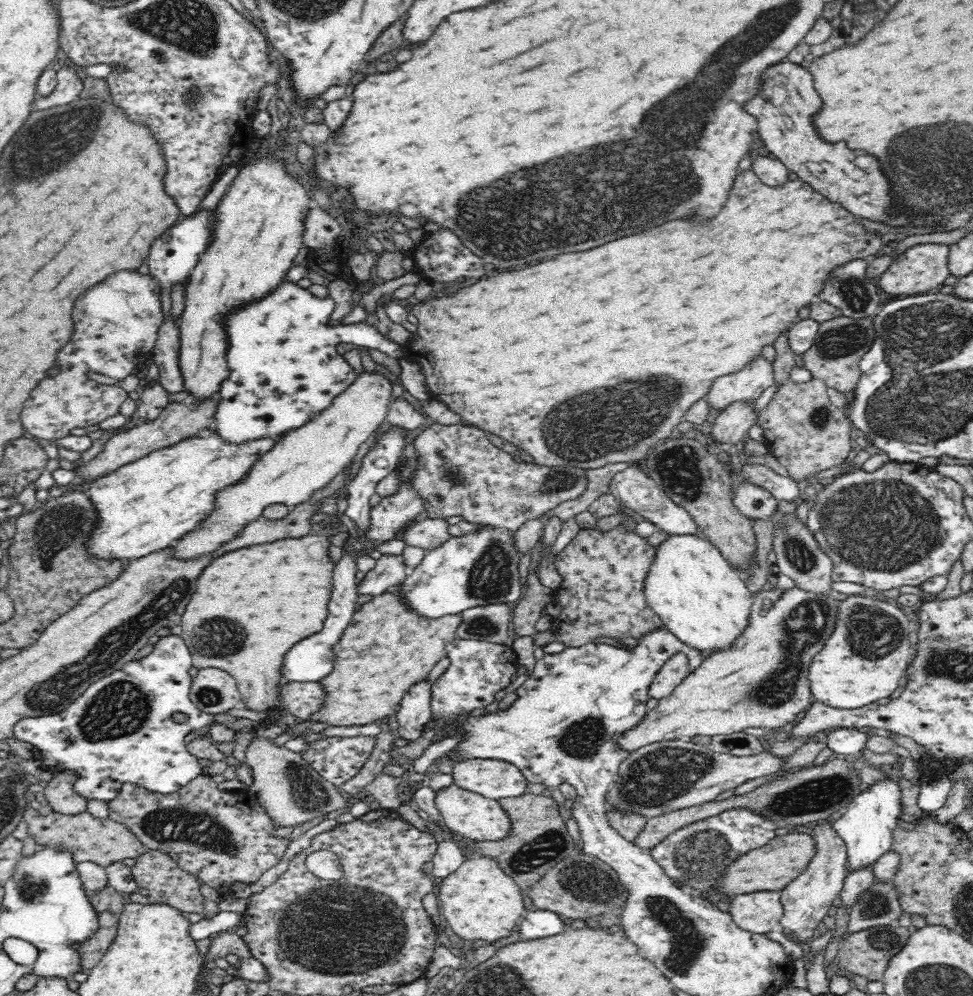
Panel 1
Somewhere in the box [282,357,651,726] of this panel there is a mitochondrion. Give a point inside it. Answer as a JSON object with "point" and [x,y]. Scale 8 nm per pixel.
{"point":[491,578]}

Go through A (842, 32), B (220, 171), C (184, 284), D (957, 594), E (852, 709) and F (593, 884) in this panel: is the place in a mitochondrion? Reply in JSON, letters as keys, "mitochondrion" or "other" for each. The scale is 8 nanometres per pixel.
{"A":"other","B":"other","C":"other","D":"other","E":"other","F":"mitochondrion"}

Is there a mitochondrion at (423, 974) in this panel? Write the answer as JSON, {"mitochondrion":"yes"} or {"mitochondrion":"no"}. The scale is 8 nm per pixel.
{"mitochondrion":"no"}

